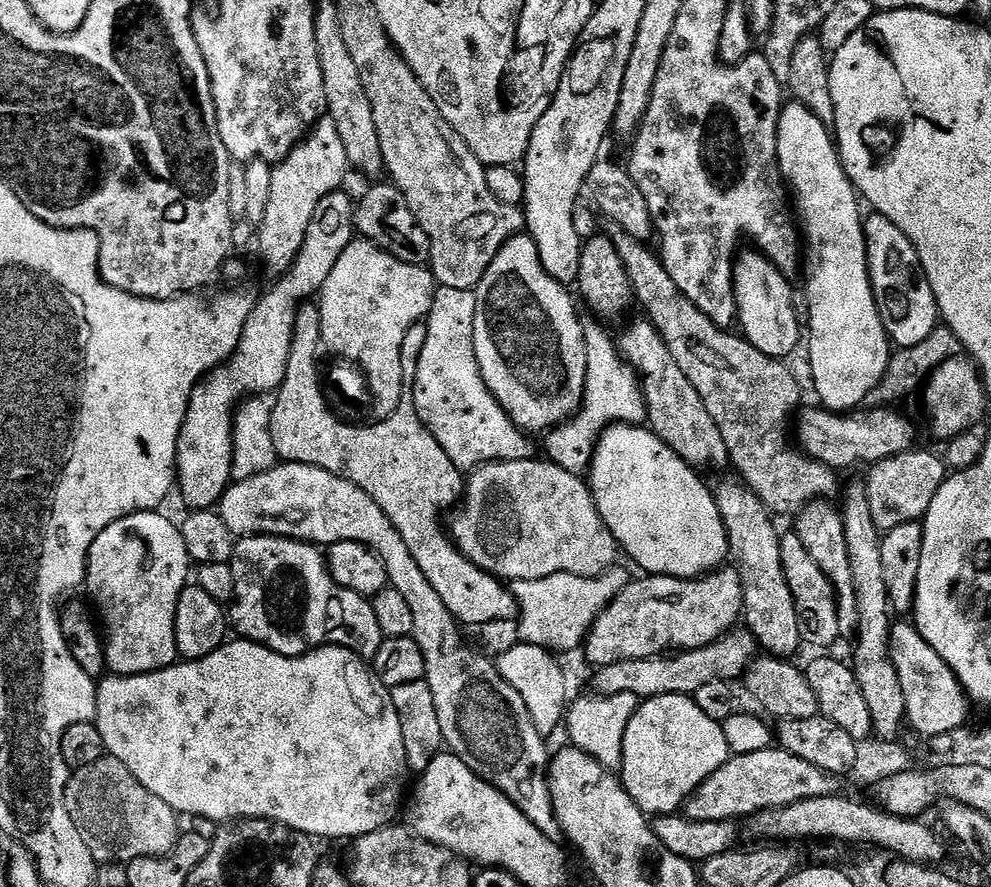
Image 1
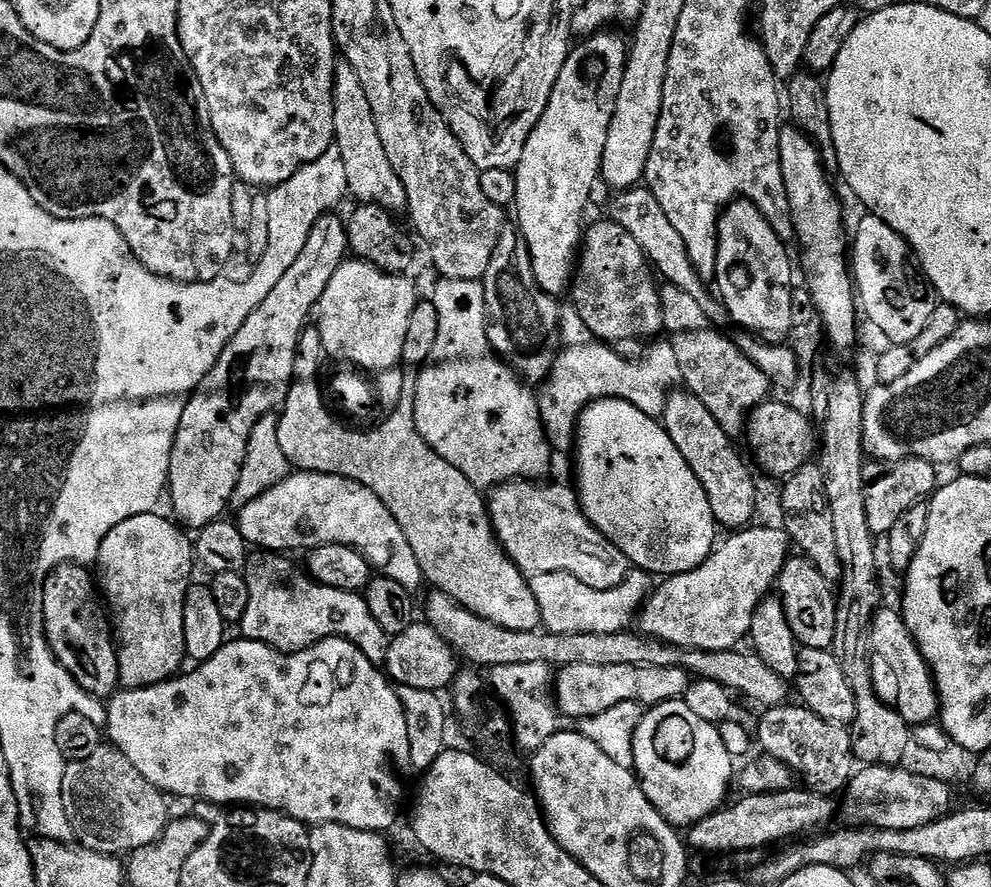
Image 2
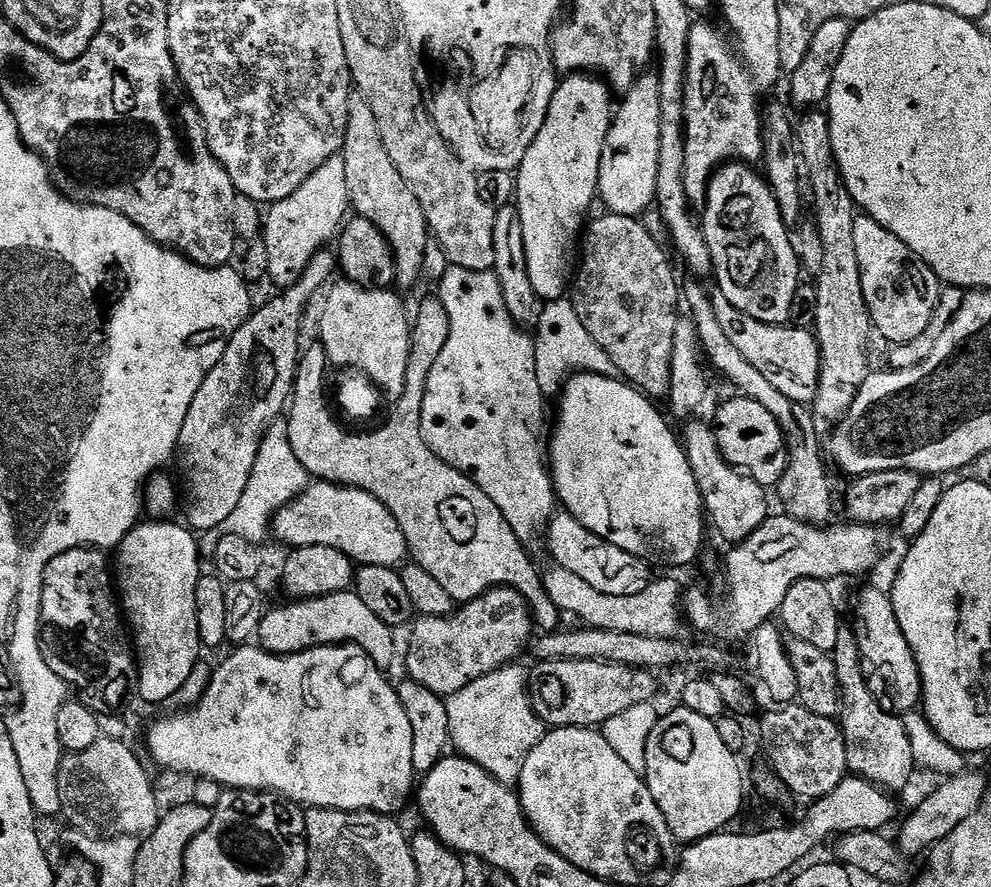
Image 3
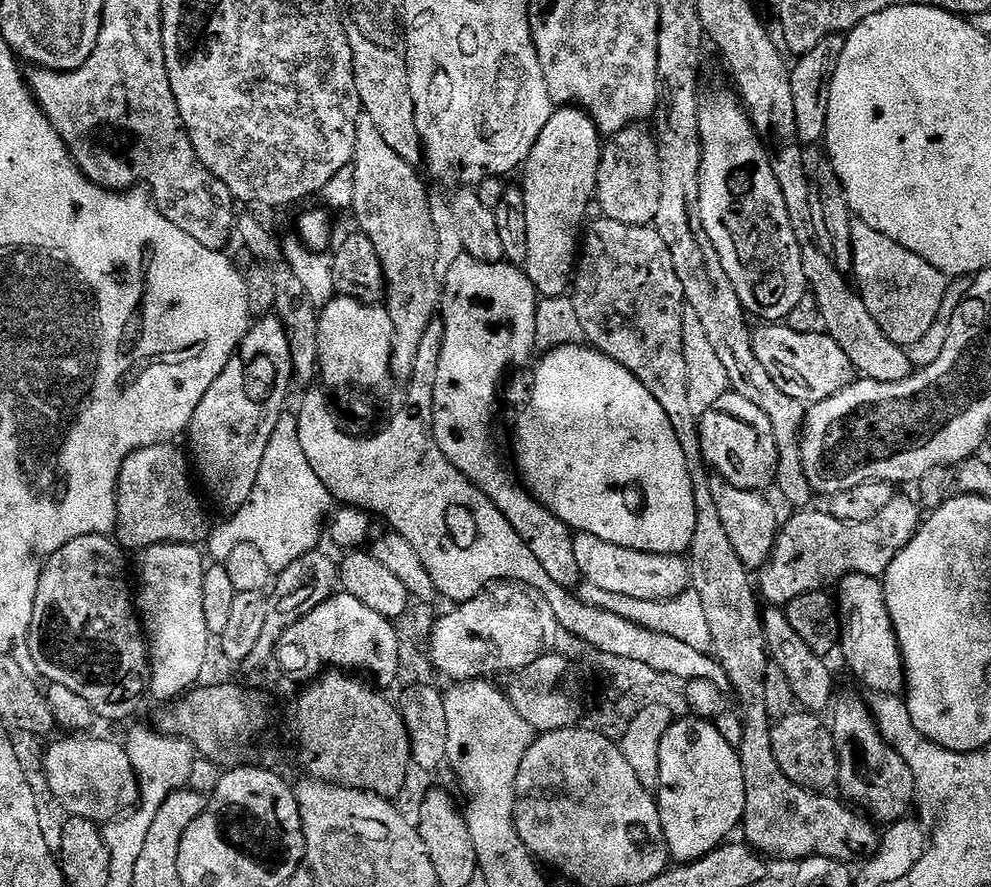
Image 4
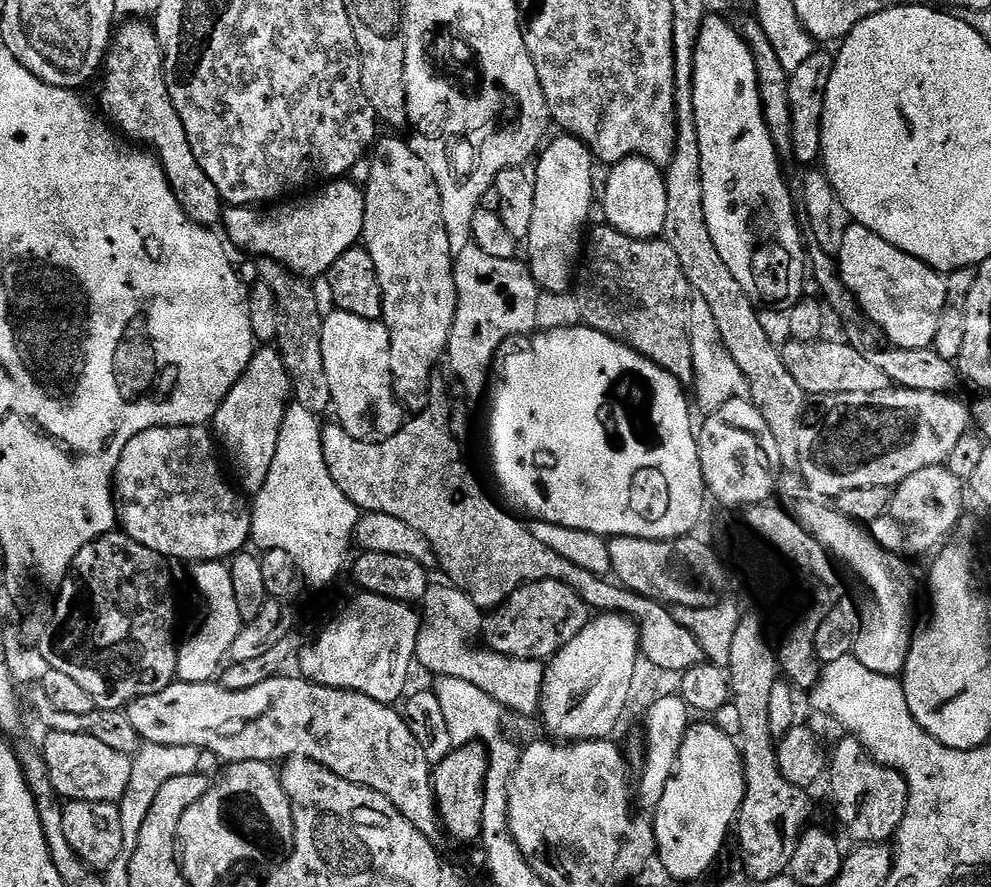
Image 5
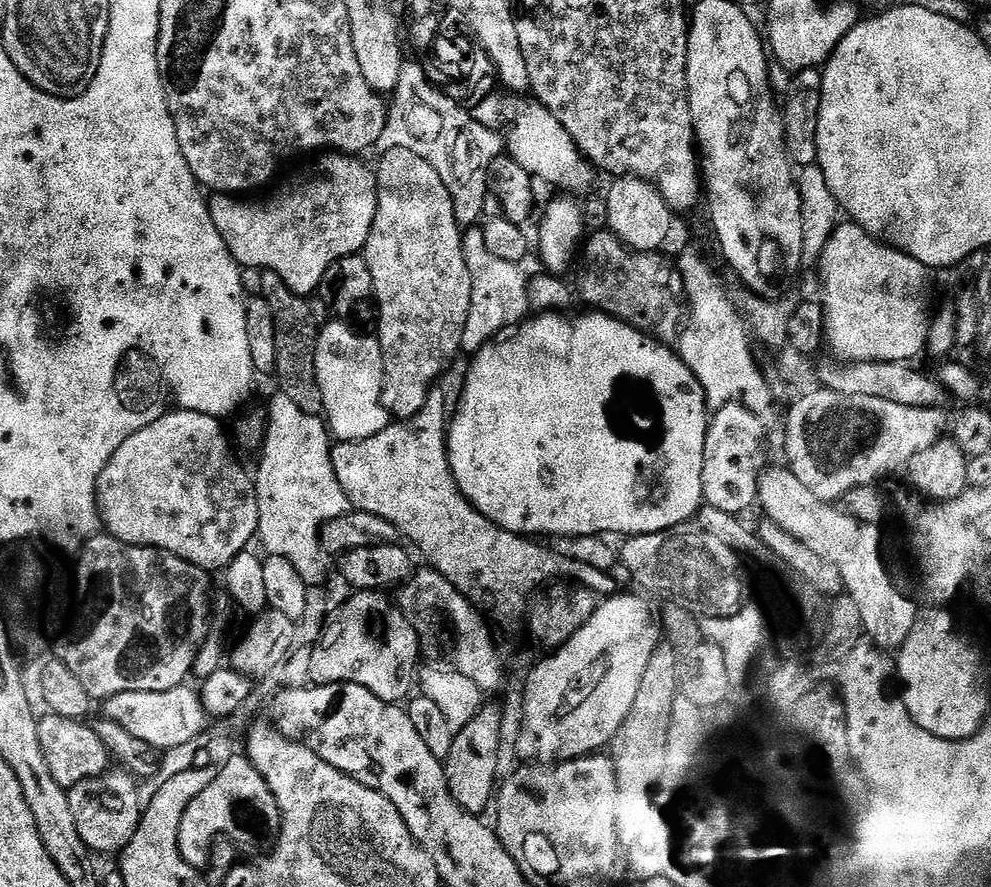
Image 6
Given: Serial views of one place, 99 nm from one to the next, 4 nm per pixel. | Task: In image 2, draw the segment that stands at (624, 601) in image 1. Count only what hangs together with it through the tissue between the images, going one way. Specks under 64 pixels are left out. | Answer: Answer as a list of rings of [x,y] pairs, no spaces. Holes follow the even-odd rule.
[[[749,526],[743,530],[731,533],[729,540],[721,539],[718,547],[712,551],[710,558],[702,562],[694,570],[686,574],[667,577],[657,583],[652,589],[651,596],[644,602],[638,613],[638,628],[645,636],[652,636],[667,644],[679,648],[693,648],[707,652],[730,652],[745,643],[750,622],[754,622],[754,610],[773,591],[774,585],[780,579],[784,563],[790,559],[790,541],[783,527],[756,528]]]

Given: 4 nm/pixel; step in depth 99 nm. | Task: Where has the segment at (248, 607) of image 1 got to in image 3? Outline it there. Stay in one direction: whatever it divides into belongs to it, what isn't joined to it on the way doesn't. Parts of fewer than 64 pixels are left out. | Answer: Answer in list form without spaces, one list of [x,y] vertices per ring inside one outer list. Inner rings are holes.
[[[355,591],[339,592],[333,596],[320,596],[316,600],[298,600],[295,602],[284,602],[281,608],[269,607],[264,613],[260,630],[258,633],[259,647],[265,648],[267,652],[273,652],[276,656],[293,656],[295,652],[305,652],[308,648],[321,648],[327,644],[356,644],[371,658],[382,670],[396,660],[396,640],[393,629],[382,622],[371,610],[366,607],[366,602],[356,596]]]

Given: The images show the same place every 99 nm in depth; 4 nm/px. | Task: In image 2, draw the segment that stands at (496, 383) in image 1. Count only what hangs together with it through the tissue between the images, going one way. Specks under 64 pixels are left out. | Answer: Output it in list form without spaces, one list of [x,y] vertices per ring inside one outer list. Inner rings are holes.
[[[506,226],[498,238],[498,246],[494,246],[494,254],[490,258],[490,266],[482,281],[486,294],[486,310],[488,311],[488,342],[493,352],[504,363],[510,365],[517,376],[525,381],[543,382],[552,373],[556,361],[557,349],[560,347],[560,309],[557,297],[546,294],[542,286],[534,278],[534,266],[530,262],[530,250],[526,246],[526,238],[519,227]]]

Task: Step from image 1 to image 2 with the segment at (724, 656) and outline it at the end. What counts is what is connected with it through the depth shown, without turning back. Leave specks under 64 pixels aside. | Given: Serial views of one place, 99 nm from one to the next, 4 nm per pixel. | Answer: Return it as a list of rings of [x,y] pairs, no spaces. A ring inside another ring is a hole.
[[[566,666],[559,669],[554,680],[554,704],[561,717],[569,716],[573,722],[579,722],[618,706],[618,702],[638,702],[645,706],[664,704],[667,700],[679,700],[687,694],[690,677],[681,668],[663,668],[662,666]]]

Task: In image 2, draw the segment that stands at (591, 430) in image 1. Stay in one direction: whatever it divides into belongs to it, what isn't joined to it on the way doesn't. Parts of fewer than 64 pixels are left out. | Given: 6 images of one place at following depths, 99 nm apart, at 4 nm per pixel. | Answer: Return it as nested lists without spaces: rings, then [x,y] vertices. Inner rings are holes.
[[[565,303],[560,309],[560,347],[556,361],[552,373],[538,388],[545,433],[557,453],[571,453],[580,415],[593,400],[625,400],[638,406],[642,414],[660,418],[664,415],[668,393],[680,383],[678,357],[671,344],[653,343],[643,358],[628,359],[590,332],[573,303]]]

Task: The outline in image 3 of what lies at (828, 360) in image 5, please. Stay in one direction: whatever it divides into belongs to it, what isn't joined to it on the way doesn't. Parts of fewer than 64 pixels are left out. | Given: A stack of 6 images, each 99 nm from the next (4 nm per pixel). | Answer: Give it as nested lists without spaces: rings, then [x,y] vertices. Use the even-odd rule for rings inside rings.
[[[719,290],[711,293],[712,309],[718,314],[718,322],[730,338],[730,342],[741,352],[742,358],[754,366],[781,393],[796,404],[809,405],[816,398],[818,382],[820,381],[820,343],[807,328],[785,326],[782,324],[767,324],[758,322],[758,318],[750,318],[750,314],[742,314]]]

